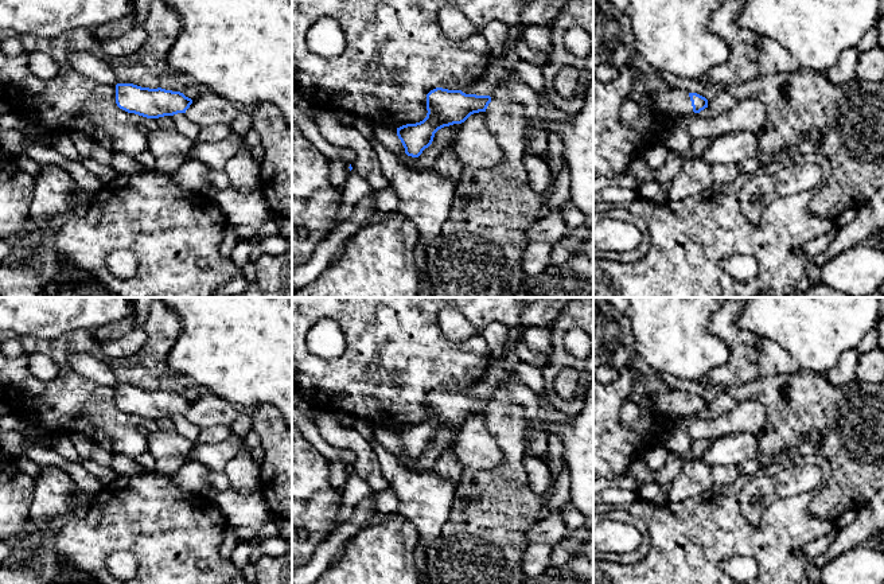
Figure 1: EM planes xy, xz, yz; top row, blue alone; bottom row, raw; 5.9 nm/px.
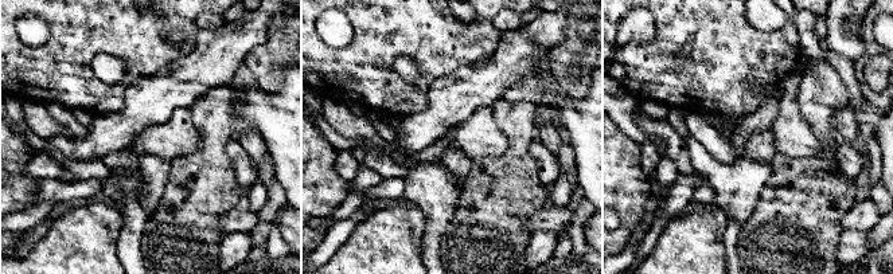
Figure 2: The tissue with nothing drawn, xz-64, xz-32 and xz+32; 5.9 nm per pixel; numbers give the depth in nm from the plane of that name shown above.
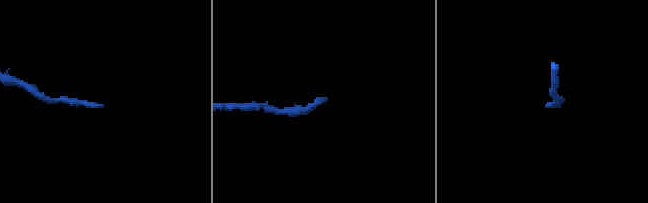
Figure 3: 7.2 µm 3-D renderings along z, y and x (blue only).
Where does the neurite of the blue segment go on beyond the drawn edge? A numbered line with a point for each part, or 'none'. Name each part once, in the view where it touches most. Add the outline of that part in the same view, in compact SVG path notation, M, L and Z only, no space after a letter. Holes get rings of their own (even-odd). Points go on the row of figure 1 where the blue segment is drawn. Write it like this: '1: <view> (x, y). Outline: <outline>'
1: xz (499, 70). Outline: M529 27L527 30L525 30L525 31L521 34L517 46L510 47L510 46L506 44L506 46L505 46L505 54L503 54L501 58L499 58L499 57L492 57L492 55L490 55L488 66L487 66L487 69L484 70L484 73L482 74L482 77L480 77L479 79L474 81L474 82L470 82L468 85L460 86L459 90L462 90L462 92L466 93L466 94L490 96L490 97L491 97L491 94L492 94L499 86L502 86L503 83L506 83L506 82L507 82L509 79L511 79L513 77L517 77L517 66L518 66L521 62L523 62L523 59L522 59L522 58L518 55L518 52L517 52L517 47L518 47L519 44L525 44L525 46L527 46L530 50L537 51L537 52L548 52L548 54L550 54L552 50L553 50L552 38L553 38L553 35L552 35L552 27Z

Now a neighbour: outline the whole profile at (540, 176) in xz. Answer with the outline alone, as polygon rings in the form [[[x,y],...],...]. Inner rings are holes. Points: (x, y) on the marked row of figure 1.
[[[526,152],[522,157],[522,166],[527,174],[527,180],[533,191],[545,194],[545,191],[554,183],[554,176],[546,159]]]

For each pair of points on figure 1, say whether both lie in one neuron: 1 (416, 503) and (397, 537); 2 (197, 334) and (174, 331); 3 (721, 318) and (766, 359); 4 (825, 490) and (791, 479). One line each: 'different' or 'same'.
1: different
2: different
3: different
4: same

